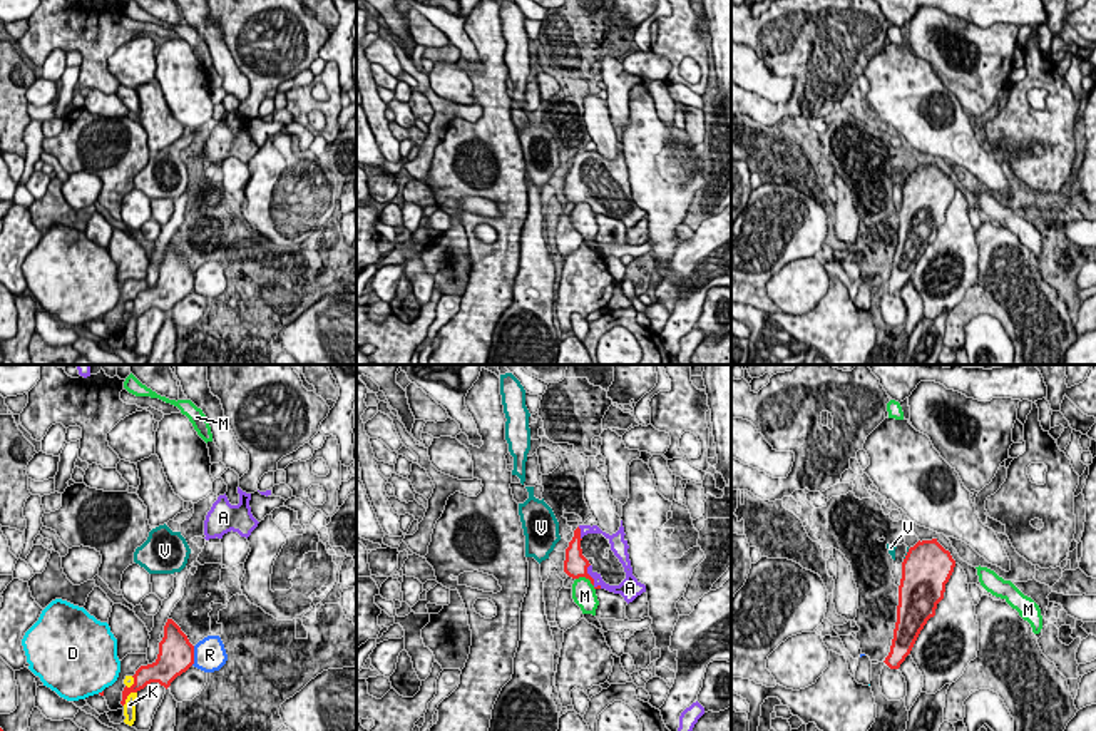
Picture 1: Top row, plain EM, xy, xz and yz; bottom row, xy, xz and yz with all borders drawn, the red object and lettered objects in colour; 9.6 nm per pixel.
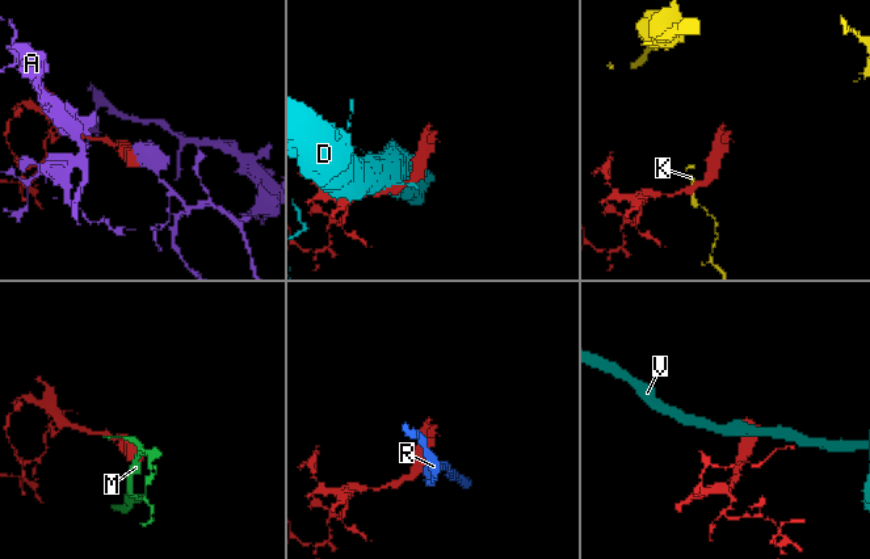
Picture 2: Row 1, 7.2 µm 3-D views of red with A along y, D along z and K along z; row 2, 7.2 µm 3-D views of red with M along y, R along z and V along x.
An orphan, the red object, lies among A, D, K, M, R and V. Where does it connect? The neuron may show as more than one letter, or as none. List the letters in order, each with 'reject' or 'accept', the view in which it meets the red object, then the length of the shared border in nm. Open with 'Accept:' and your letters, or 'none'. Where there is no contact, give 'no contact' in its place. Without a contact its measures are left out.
Accept: A
A: accept; contact in xz; length 260 nm
D: reject; contact in xy; length 70 nm
K: reject; contact in xy; length 200 nm
M: reject; contact in xz; length 220 nm
R: reject; contact in xy; length 190 nm
V: reject; contact in yz; length 120 nm

